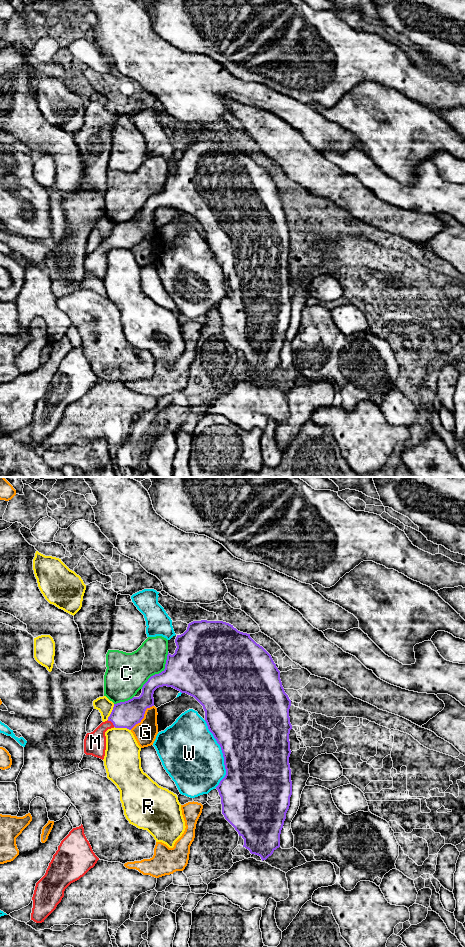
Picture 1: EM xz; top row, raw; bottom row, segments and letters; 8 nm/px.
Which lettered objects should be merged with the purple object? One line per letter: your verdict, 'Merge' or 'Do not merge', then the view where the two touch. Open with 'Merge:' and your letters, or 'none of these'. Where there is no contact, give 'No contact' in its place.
Merge: M
C: Do not merge. Touches purple in xz
G: Do not merge. Touches purple in xz
M: Merge. Touches purple in xz
R: Do not merge. Touches purple in xz
W: Do not merge. Touches purple in xz

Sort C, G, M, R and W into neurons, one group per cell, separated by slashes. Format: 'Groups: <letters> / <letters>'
Groups: C / G / M / R / W

